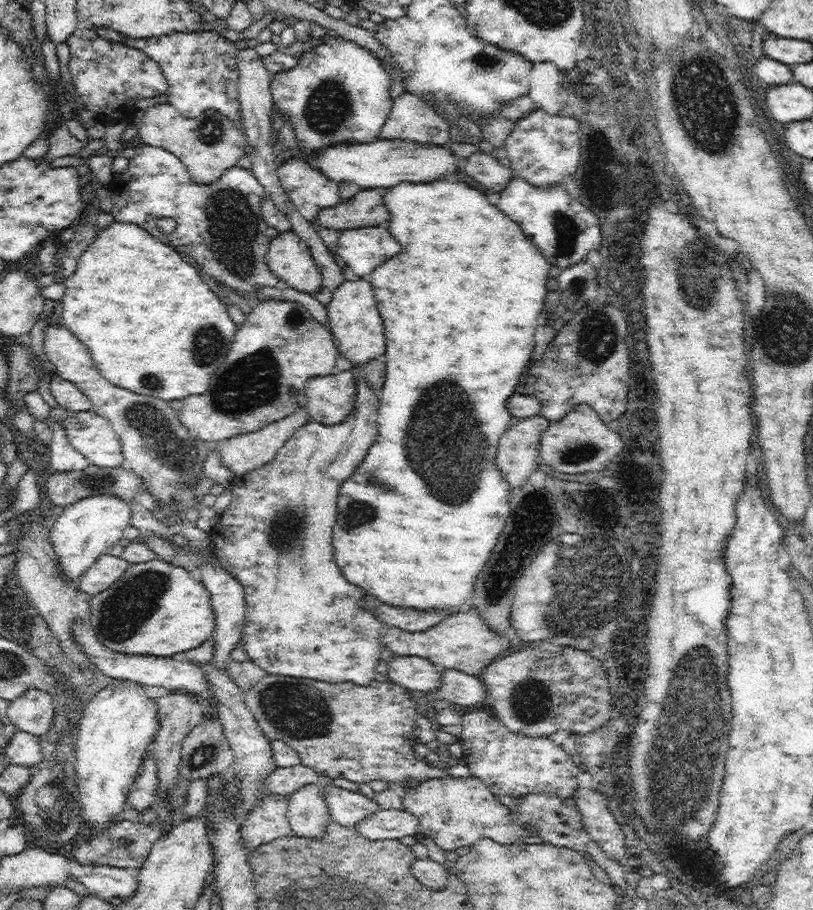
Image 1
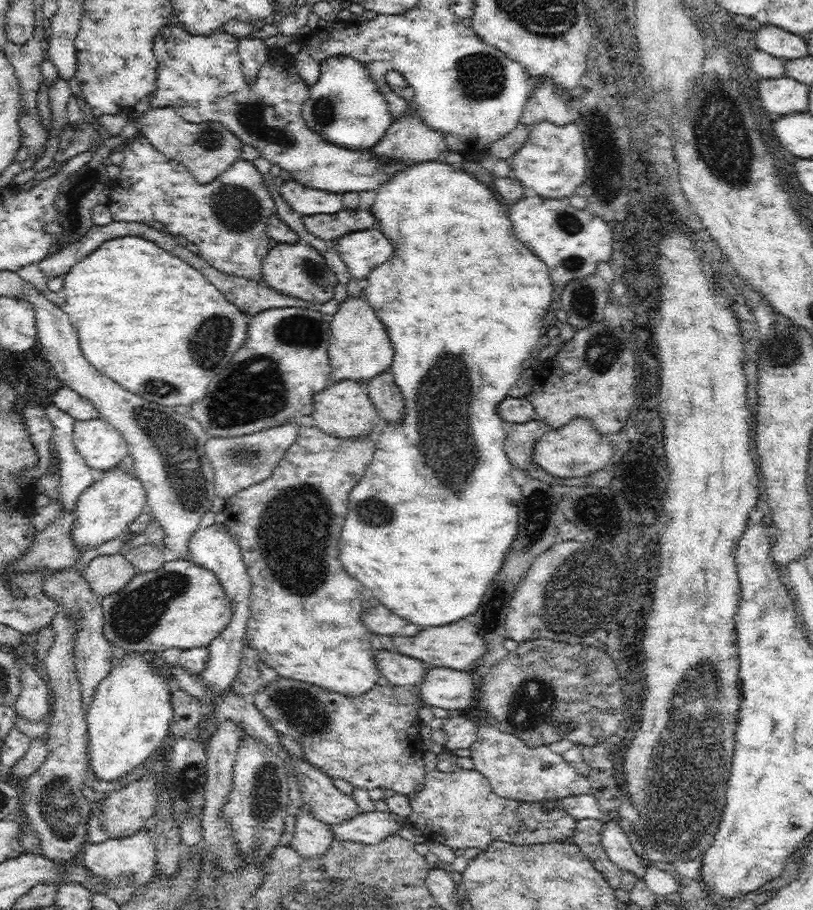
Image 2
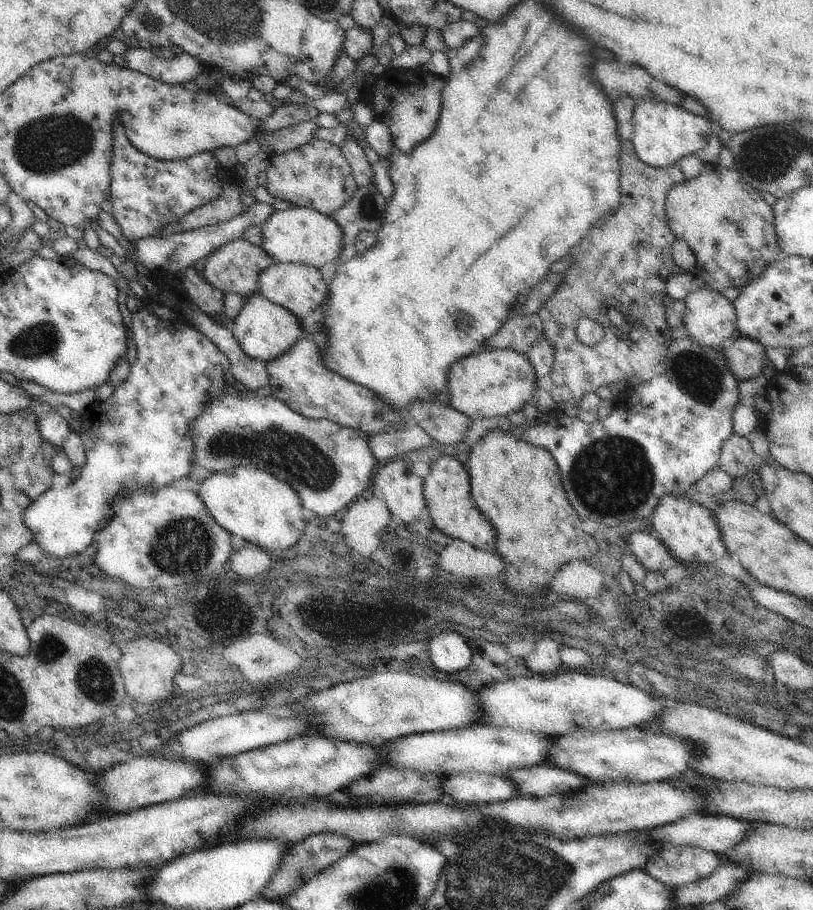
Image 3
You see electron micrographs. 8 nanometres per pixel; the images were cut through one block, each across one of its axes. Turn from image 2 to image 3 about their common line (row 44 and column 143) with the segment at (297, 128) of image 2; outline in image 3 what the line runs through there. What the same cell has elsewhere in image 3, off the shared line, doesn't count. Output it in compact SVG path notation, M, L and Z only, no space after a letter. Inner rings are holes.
M114 122L114 154L109 186L112 202L110 214L115 218L122 234L131 241L158 237L165 227L176 225L189 212L217 201L226 184L242 184L242 180L236 177L234 168L226 168L213 151L175 161L155 159L135 149L124 132L124 127L119 122Z

